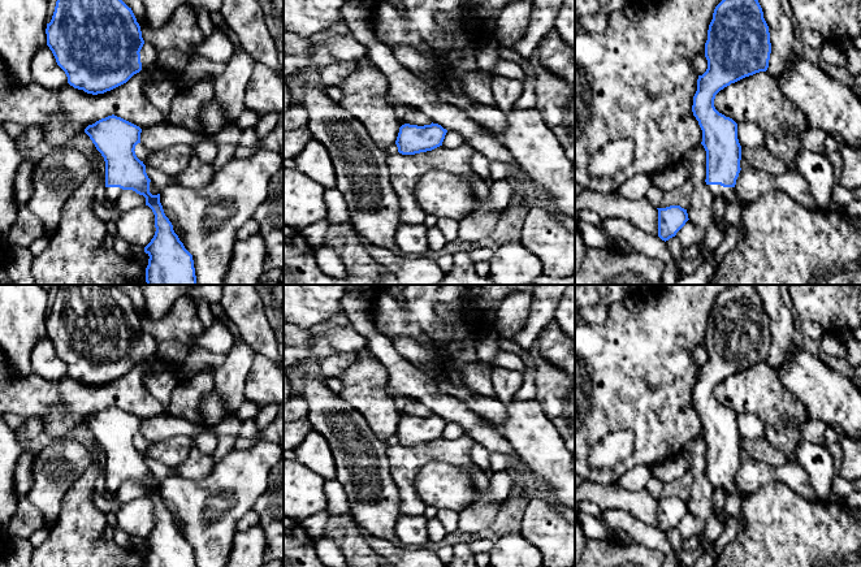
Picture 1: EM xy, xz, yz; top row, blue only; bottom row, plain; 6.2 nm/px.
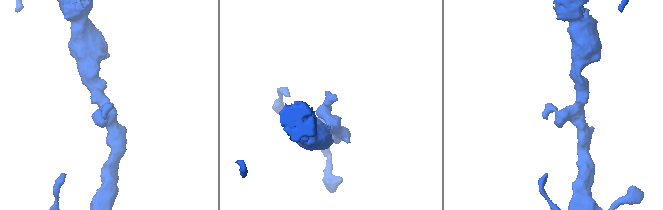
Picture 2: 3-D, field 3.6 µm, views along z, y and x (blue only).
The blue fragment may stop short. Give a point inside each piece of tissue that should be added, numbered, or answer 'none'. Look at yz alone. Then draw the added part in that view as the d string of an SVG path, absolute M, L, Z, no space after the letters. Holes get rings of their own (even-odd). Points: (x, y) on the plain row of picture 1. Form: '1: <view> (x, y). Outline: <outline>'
1: yz (715, 481). Outline: M706 476L709 484L717 490L719 488L722 488L723 490L740 495L740 489L735 482L735 479L723 479L721 476Z

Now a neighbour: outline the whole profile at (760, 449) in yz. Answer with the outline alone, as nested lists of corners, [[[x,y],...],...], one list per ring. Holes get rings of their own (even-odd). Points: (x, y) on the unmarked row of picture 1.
[[[765,437],[757,440],[741,440],[741,449],[748,453],[749,458],[769,466],[779,466],[788,462],[788,456],[773,447]]]

